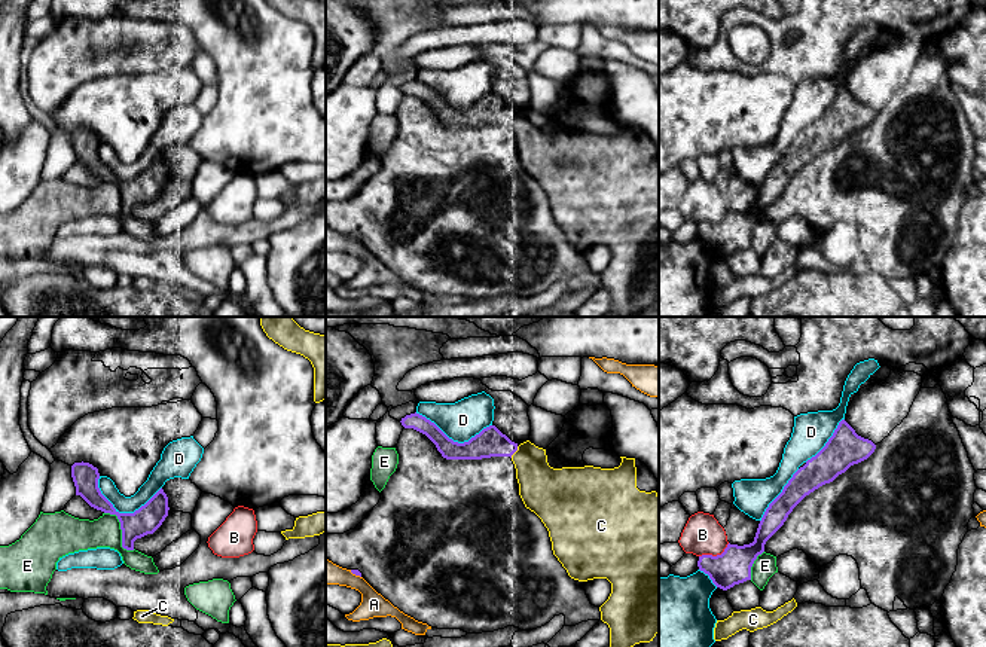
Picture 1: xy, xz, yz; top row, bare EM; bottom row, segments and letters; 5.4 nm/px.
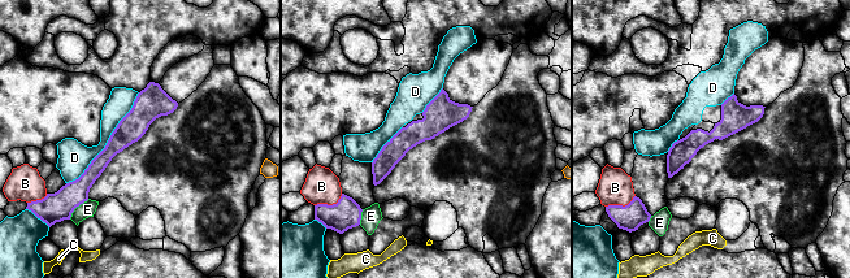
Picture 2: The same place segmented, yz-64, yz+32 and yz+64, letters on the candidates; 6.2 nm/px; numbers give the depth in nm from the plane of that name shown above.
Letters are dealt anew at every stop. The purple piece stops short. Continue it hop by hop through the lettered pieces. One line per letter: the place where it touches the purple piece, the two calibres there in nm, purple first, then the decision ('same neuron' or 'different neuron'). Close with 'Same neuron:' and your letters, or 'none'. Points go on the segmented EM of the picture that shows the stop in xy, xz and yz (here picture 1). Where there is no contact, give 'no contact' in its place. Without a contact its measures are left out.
A: contact xz (356, 574); calibres 30 and 140 nm; different neuron
B: contact yz (714, 557); calibres 190 and 220 nm; different neuron
C: contact xz (515, 451); calibres 160 and 260 nm; same neuron
D: contact xy (124, 513); calibres 150 and 100 nm; different neuron
E: contact xy (122, 531); calibres 150 and 180 nm; different neuron
Same neuron: C

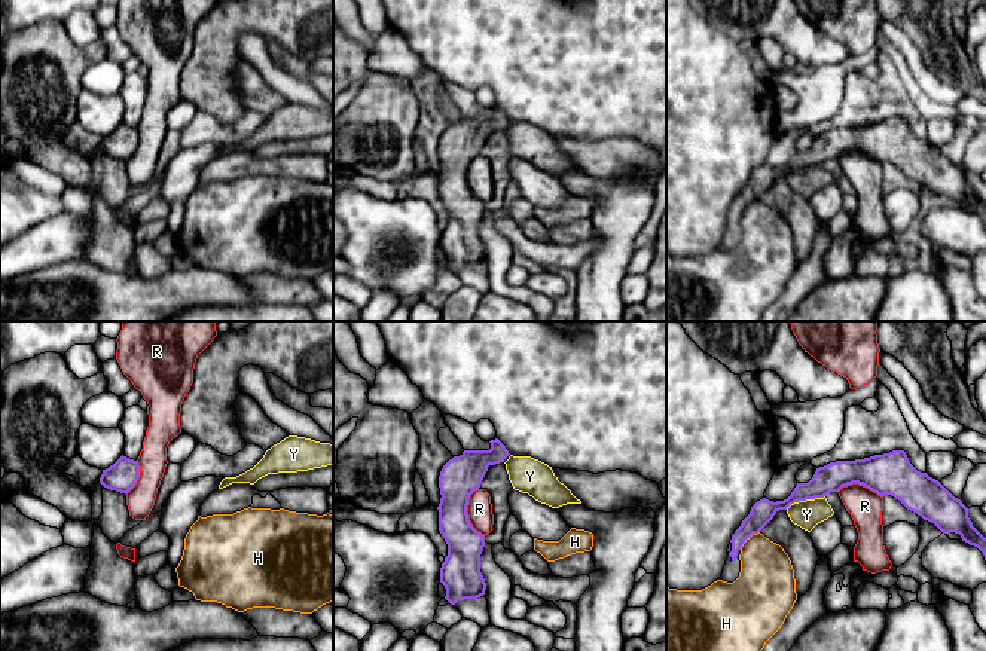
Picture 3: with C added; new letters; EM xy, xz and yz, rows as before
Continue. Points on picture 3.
H: contact yz (747, 537); calibres 120 and 300 nm; different neuron
R: contact xz (466, 513); calibres 220 and 140 nm; different neuron
Y: contact yz (805, 500); calibres 160 and 150 nm; same neuron
Same neuron: Y

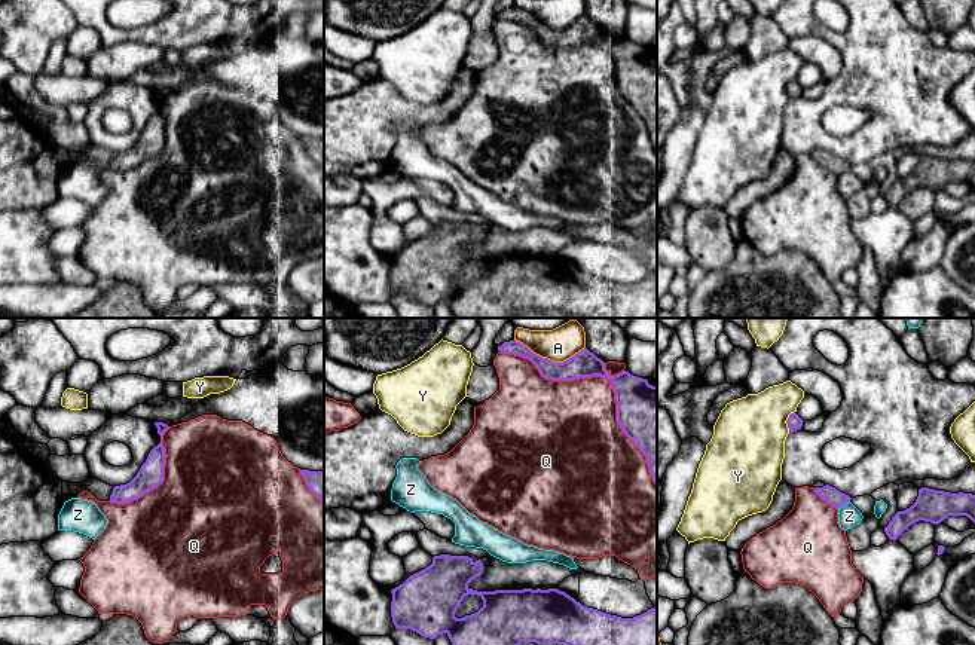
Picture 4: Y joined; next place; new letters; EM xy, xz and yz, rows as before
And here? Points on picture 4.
A: contact xz (549, 360); calibres 140 and 190 nm; different neuron
Q: contact xz (605, 378); calibres 280 and 400 nm; different neuron
Y: contact yz (786, 421); calibres 80 and 400 nm; different neuron
Z: contact yz (843, 504); calibres 90 and 120 nm; different neuron
Same neuron: none

